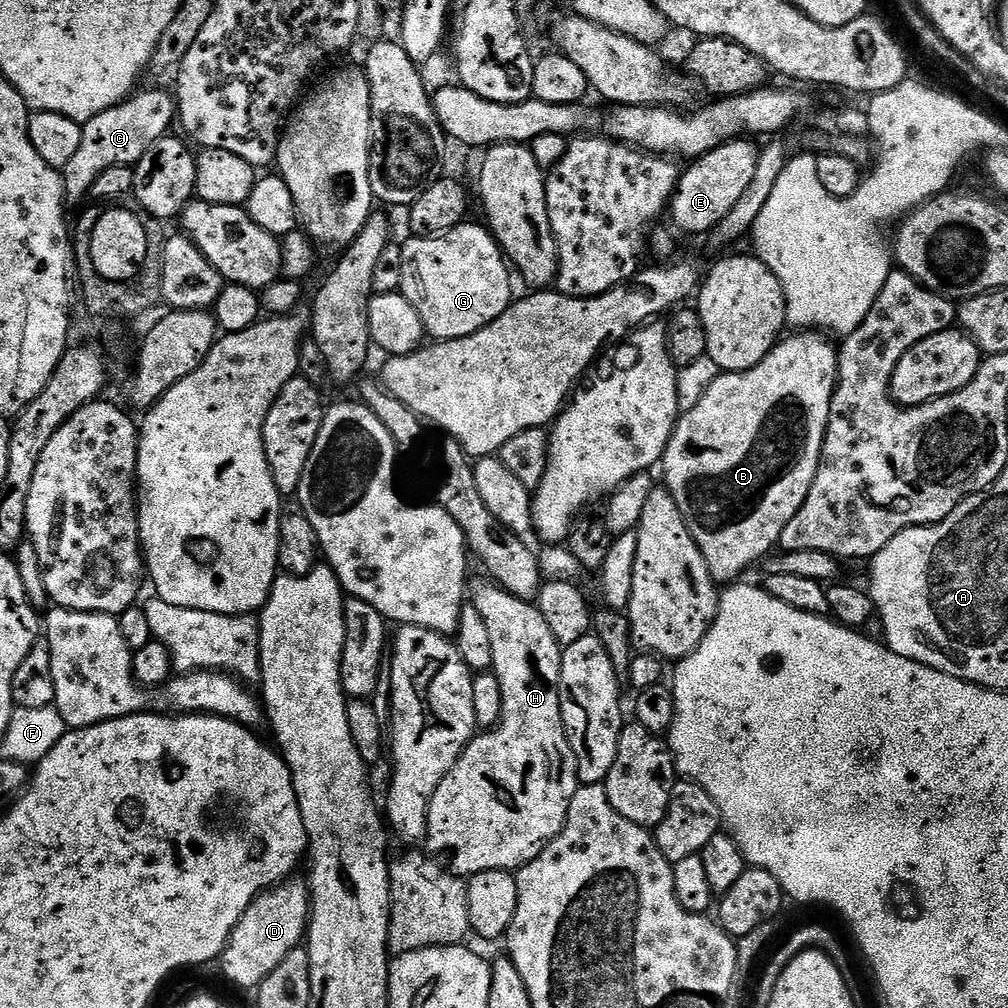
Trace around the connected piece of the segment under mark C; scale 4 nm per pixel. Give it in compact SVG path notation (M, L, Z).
M156 88L153 92L140 92L115 104L110 110L90 118L82 126L82 142L74 158L66 162L62 169L64 178L64 195L69 201L80 200L87 197L92 191L98 174L110 170L110 166L134 166L158 142L158 138L169 135L168 128L178 116L178 109L171 91L163 92Z

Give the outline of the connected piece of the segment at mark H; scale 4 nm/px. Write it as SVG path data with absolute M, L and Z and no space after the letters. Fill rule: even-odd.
M495 582L487 583L478 585L473 592L471 589L470 603L478 610L478 614L482 614L482 619L486 621L486 627L490 633L490 642L494 642L494 662L491 671L496 673L498 682L502 686L502 714L495 728L481 731L473 736L472 741L464 747L464 753L458 758L458 762L452 767L450 774L446 774L446 778L442 778L438 790L434 790L434 798L430 798L430 810L428 811L426 845L428 844L429 849L427 848L427 851L429 853L452 852L451 871L461 878L471 878L486 870L518 870L522 865L529 864L534 858L538 858L541 850L564 829L564 823L570 810L570 802L578 787L576 759L572 753L568 736L564 732L564 723L560 713L560 658L562 649L557 644L554 634L550 634L550 626L546 626L546 618L542 618L540 609L536 607L535 603L519 600L514 594L510 594Z

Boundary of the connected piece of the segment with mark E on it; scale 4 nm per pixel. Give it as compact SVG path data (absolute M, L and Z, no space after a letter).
M737 138L720 144L705 156L695 157L689 163L692 165L681 171L680 181L676 184L676 191L670 201L671 227L677 233L689 232L692 236L703 237L711 232L714 226L718 226L718 222L722 222L726 214L730 214L731 208L742 199L743 192L750 187L754 170L758 167L760 148L751 142L753 143L748 138Z

